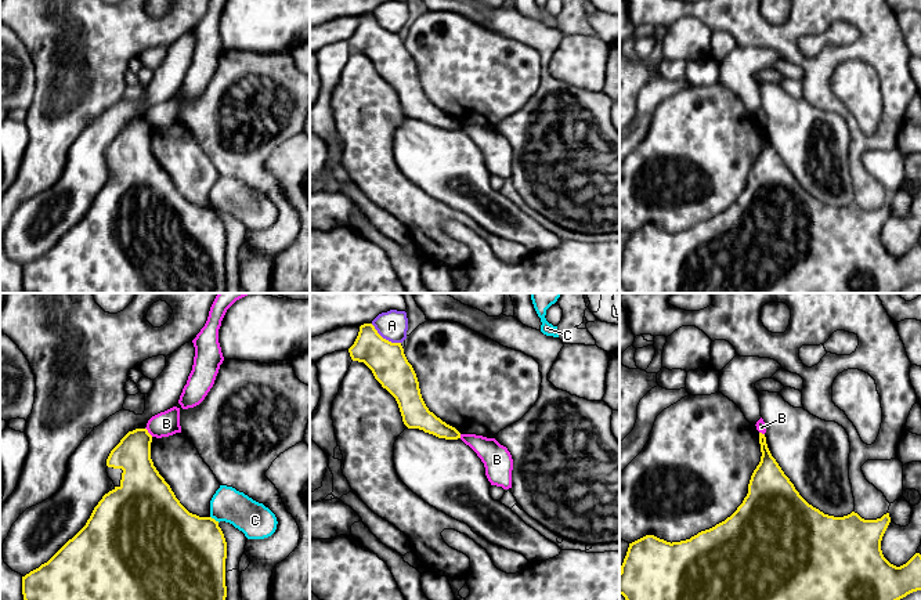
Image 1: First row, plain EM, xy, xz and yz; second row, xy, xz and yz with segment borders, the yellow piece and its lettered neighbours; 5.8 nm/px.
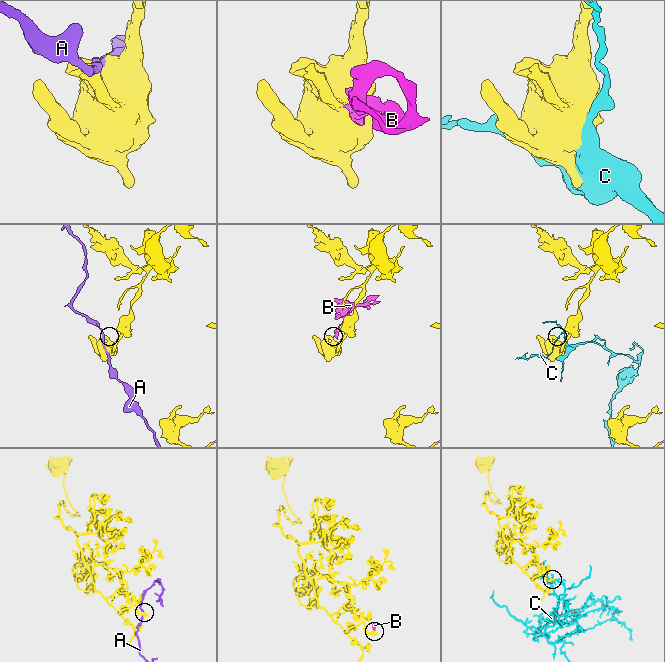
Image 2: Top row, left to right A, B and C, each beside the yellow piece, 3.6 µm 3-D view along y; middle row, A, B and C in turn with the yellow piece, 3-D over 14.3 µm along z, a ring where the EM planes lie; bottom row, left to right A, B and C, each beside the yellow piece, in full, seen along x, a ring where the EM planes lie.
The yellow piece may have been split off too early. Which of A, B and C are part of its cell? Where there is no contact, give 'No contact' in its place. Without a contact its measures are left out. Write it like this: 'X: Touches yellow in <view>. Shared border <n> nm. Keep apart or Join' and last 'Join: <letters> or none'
A: Touches yellow in xz. Shared border 200 nm. Keep apart
B: Touches yellow in xy. Shared border 70 nm. Keep apart
C: Touches yellow in xy. Shared border 70 nm. Keep apart
Join: none

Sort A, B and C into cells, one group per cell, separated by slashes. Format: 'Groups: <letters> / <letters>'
Groups: A / B / C

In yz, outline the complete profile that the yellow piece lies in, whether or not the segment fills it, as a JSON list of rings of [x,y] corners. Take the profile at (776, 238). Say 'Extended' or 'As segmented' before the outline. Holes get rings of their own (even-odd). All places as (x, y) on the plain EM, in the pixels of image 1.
As segmented. [[[759,123],[759,134],[762,147],[751,166],[748,184],[730,207],[686,231],[671,234],[654,225],[646,225],[629,234],[620,261],[620,285],[622,285],[628,293],[896,293],[907,285],[921,281],[920,243],[915,243],[900,257],[891,254],[882,245],[881,231],[891,213],[889,203],[877,210],[864,210],[855,202],[844,207],[824,205],[799,185],[794,174],[772,147],[766,127],[762,123]]]

